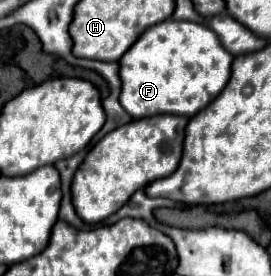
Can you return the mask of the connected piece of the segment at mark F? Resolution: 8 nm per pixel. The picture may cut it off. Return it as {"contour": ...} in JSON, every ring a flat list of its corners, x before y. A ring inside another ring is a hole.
{"contour":[[166,19,146,29,136,39,136,45,118,61,122,79,120,105,134,119,158,113,194,117,216,99,228,83,232,59,234,57,220,45,216,33,206,25]]}

